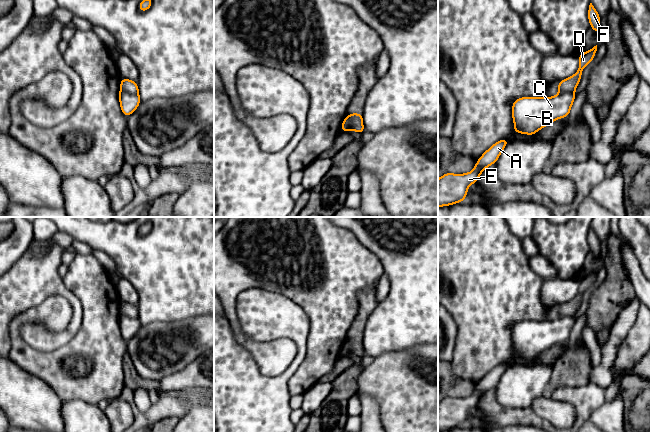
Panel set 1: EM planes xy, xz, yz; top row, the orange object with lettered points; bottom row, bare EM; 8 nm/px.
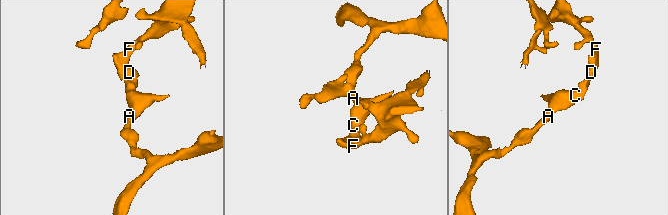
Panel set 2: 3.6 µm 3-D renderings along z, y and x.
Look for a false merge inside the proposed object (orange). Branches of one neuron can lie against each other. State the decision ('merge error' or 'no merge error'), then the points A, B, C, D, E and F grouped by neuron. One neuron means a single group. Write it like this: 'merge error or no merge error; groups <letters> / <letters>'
merge error; groups A B C E / D F

